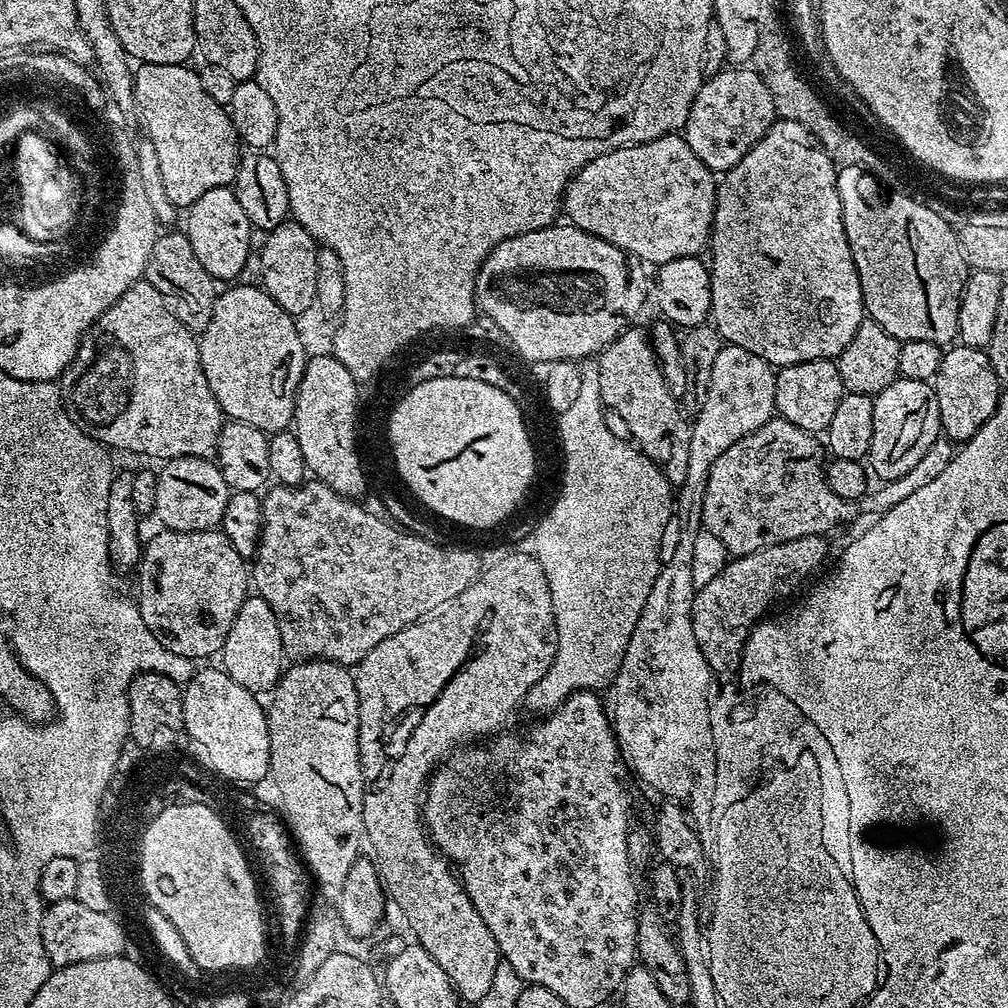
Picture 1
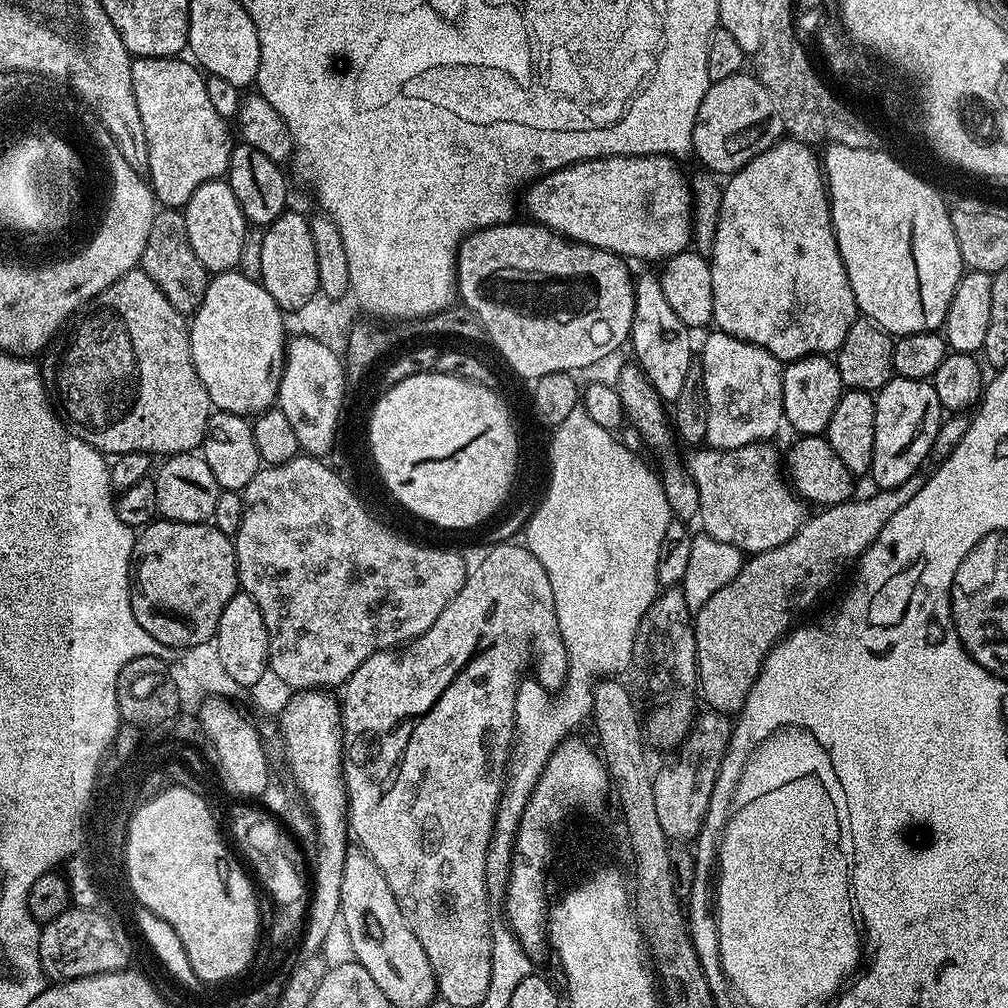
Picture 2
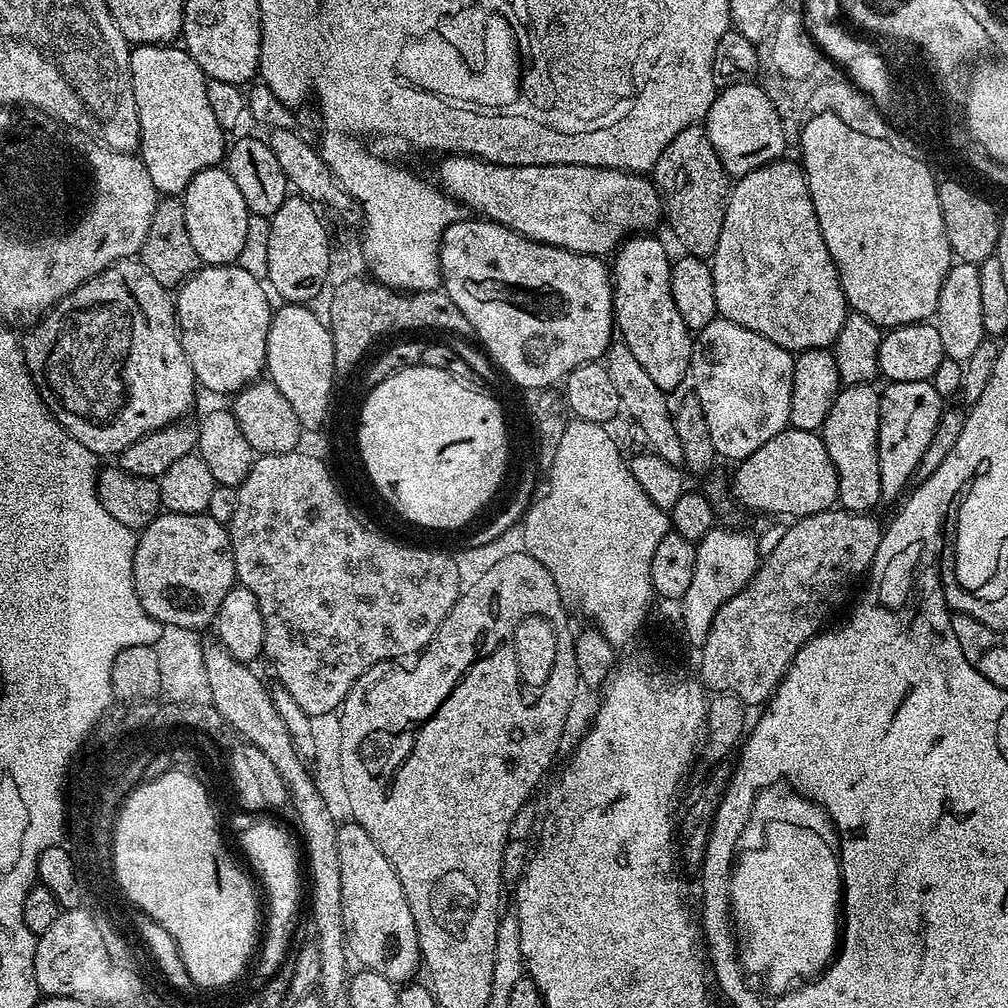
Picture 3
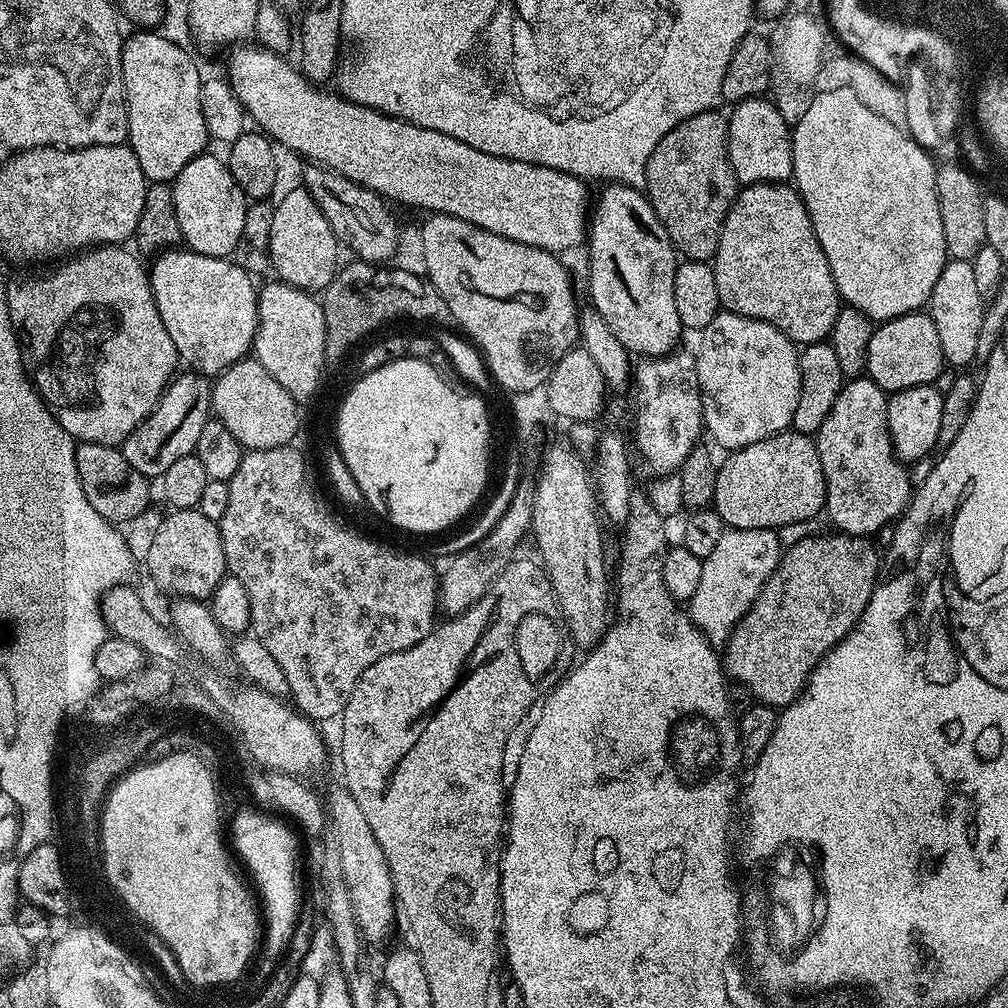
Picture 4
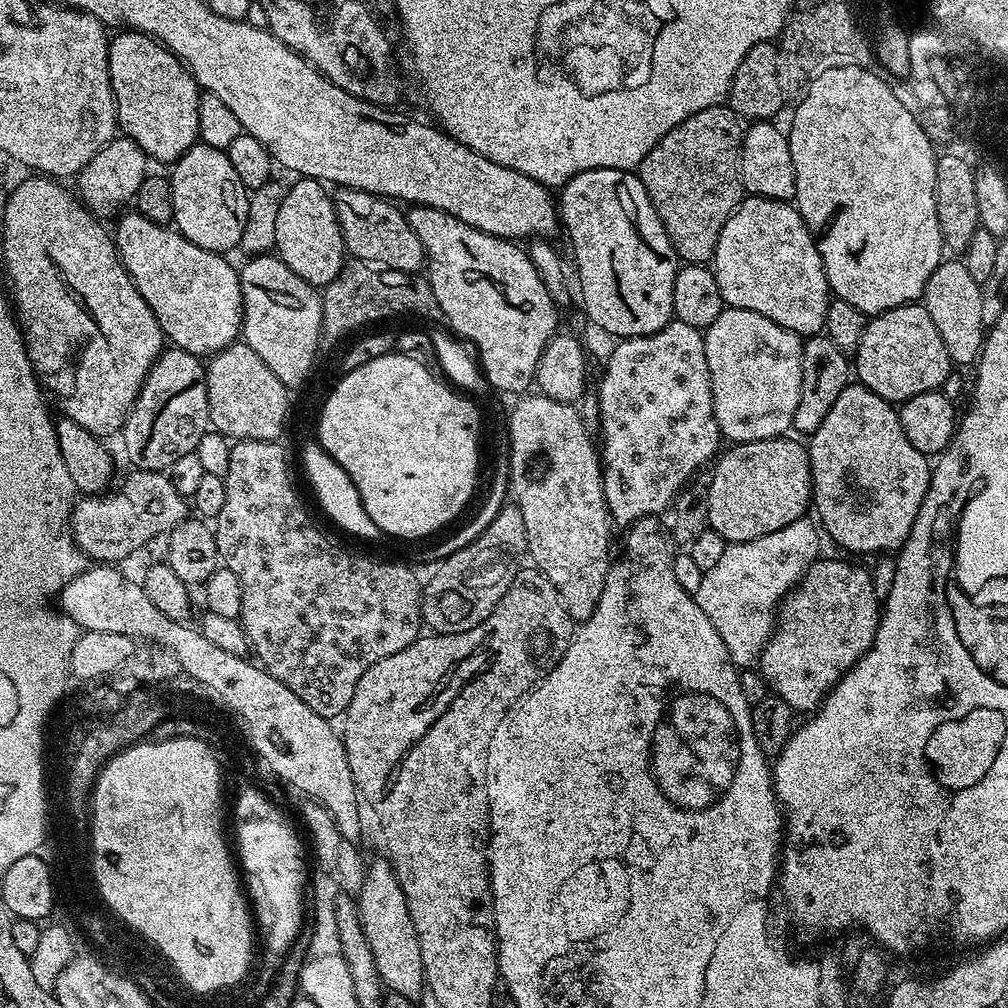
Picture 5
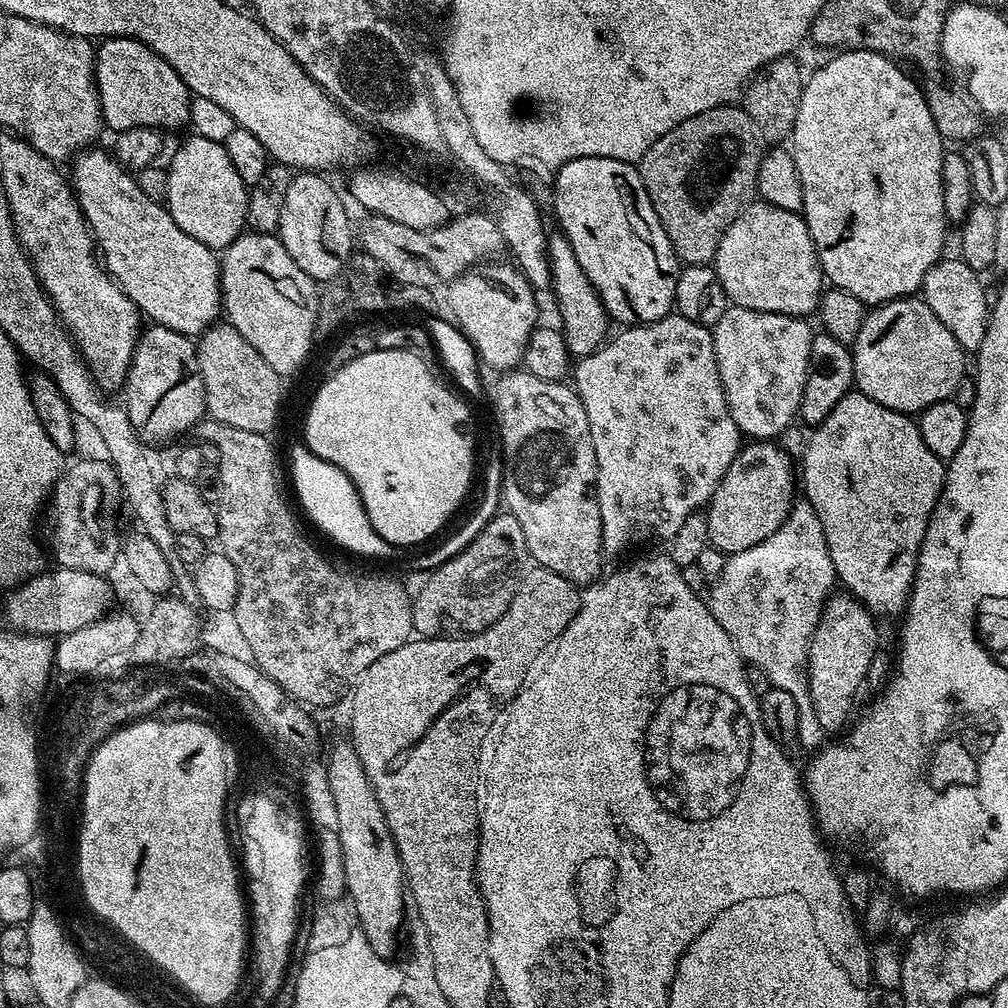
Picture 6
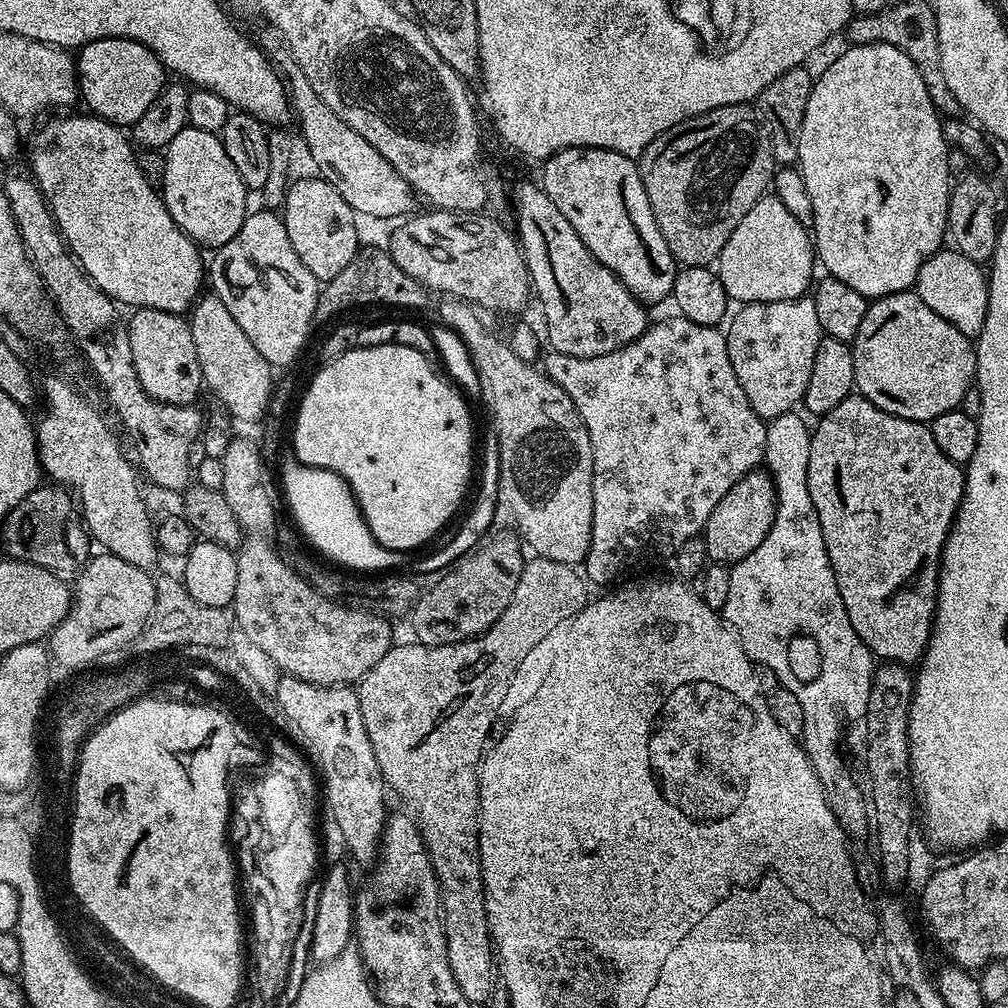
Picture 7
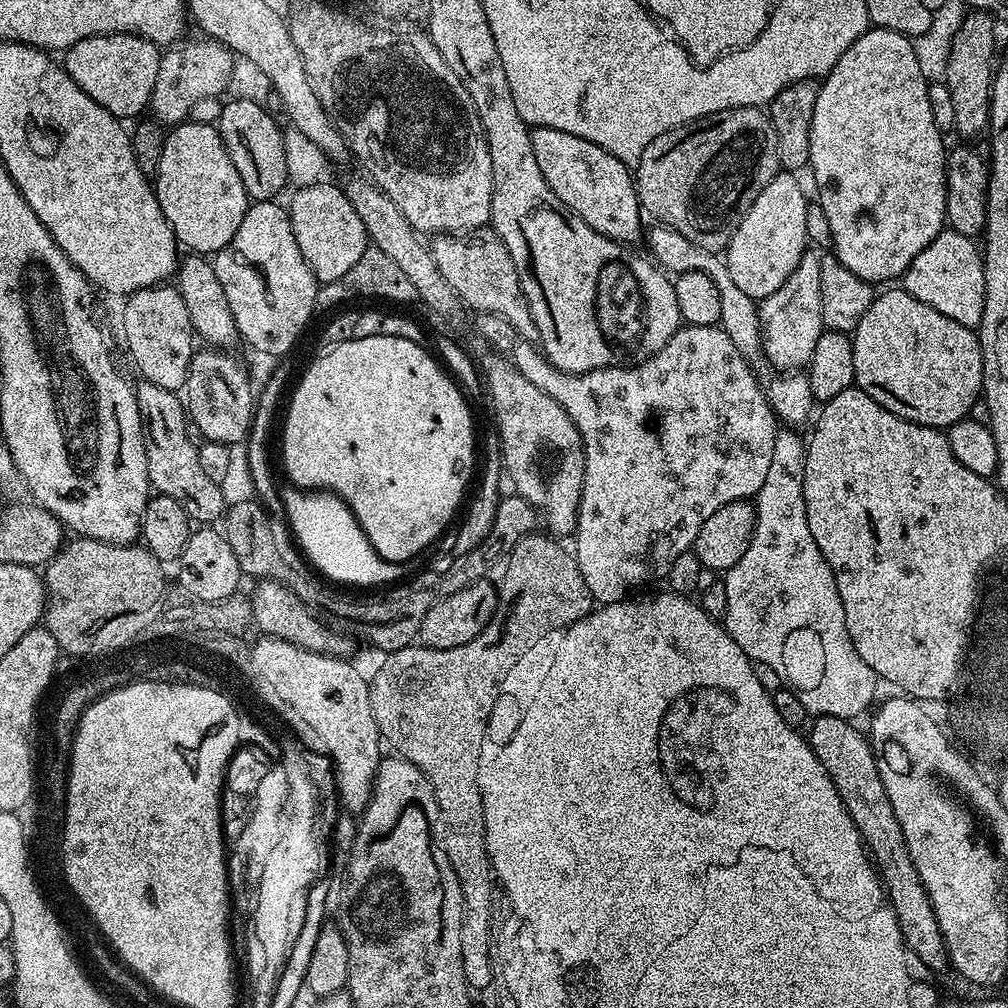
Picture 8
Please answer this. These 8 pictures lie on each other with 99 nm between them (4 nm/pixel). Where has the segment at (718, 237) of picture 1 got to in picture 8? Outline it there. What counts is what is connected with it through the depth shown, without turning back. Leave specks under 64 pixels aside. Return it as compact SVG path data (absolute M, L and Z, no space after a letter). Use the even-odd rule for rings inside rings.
M783 170L770 178L762 194L754 198L754 206L750 206L742 218L726 249L730 278L734 278L734 283L757 302L774 294L774 290L794 274L810 244L806 234L806 210L810 200L804 197L804 188L796 179L793 173Z

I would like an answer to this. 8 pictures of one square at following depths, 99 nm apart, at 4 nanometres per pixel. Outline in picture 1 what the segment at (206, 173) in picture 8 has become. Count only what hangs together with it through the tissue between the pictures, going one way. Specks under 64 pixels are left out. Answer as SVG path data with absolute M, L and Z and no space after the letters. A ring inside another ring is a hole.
M231 187L206 190L206 194L202 194L202 198L198 198L187 209L186 216L186 235L190 246L194 246L194 254L198 254L198 262L206 266L208 273L217 282L235 281L242 266L246 266L246 258L254 251L254 229L246 218L246 210L242 210L242 202L238 202L235 191Z

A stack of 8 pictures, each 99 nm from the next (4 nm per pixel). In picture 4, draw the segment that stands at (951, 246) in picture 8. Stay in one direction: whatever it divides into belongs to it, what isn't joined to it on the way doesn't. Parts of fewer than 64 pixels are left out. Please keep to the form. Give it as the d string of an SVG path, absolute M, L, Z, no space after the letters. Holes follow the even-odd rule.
M949 259L926 305L929 318L938 330L938 343L942 346L945 365L956 370L964 370L968 363L976 360L977 339L981 333L986 301L978 294L974 279L974 266L971 260Z

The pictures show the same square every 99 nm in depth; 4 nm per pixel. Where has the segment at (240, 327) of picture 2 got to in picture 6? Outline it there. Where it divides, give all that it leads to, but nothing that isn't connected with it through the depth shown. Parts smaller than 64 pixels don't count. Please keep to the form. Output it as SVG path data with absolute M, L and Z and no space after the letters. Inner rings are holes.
M100 146L89 147L75 157L72 166L72 190L76 193L84 223L88 225L102 263L117 286L136 303L141 313L147 319L149 316L152 324L161 324L193 338L199 337L201 332L217 323L222 312L220 260L217 253L198 242L198 238L190 238L190 234L186 234L186 230L182 230L178 222L174 222L174 218L161 201L146 198L135 175L125 168L111 151L103 152Z

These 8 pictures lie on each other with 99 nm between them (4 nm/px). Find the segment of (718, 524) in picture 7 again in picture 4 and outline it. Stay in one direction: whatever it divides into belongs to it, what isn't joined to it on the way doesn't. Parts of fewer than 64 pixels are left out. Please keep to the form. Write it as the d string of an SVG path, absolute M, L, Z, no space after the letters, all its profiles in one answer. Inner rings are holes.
M785 430L762 442L754 442L745 448L729 451L723 457L711 507L730 528L781 530L780 528L786 527L787 524L800 524L803 520L812 520L819 512L821 515L826 508L825 498L826 478L822 474L822 458L818 458L815 439L802 432Z

